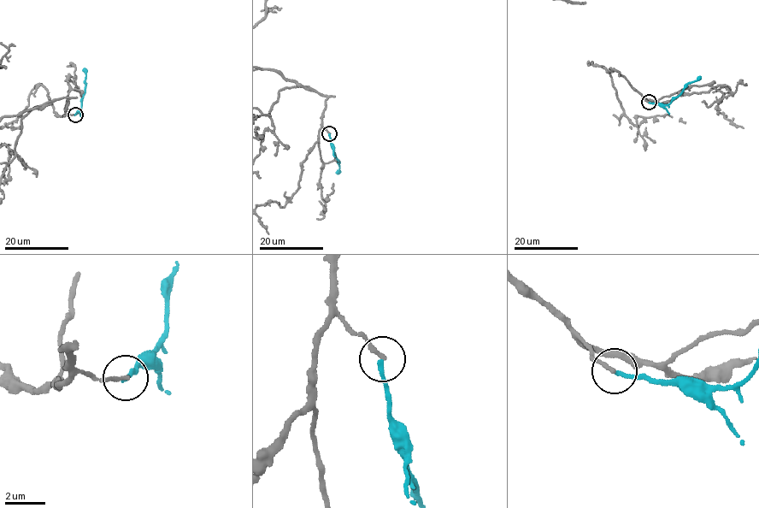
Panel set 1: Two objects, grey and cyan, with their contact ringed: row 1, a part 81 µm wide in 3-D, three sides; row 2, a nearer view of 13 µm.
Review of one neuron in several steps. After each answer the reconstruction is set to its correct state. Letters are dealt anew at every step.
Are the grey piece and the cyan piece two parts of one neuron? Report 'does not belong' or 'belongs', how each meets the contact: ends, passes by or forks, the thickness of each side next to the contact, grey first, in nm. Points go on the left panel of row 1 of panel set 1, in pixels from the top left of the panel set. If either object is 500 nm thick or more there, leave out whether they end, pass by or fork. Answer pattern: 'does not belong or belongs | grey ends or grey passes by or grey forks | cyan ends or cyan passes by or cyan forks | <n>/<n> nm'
does not belong | grey ends | cyan ends | 200/200 nm

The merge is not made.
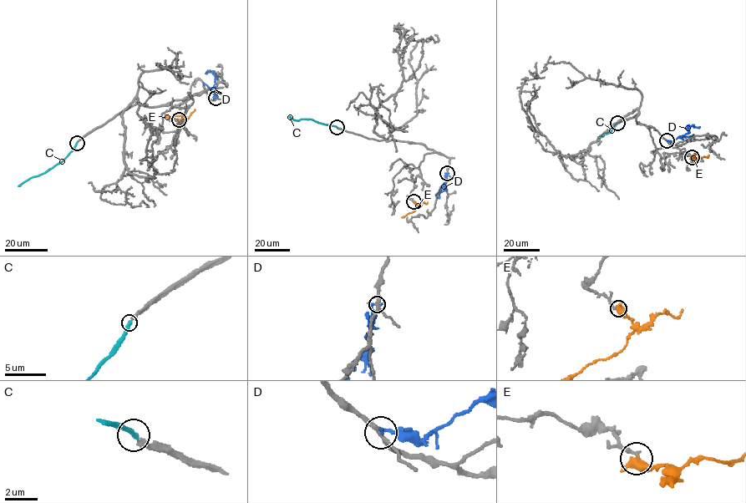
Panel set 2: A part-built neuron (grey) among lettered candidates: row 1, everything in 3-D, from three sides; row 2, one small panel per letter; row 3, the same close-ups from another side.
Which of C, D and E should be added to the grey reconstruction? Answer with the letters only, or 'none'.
E

